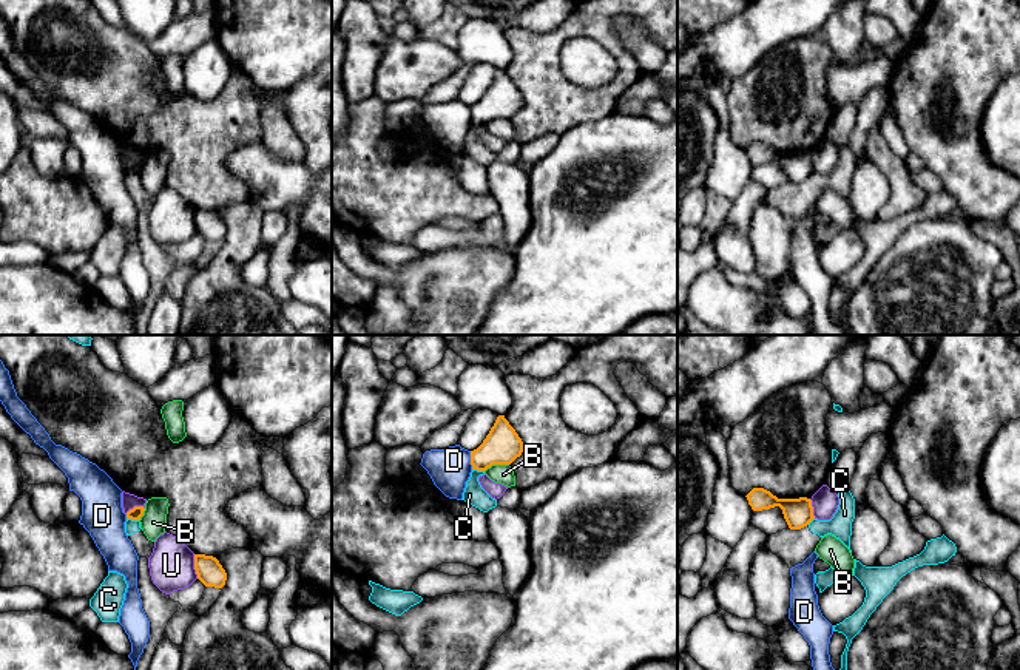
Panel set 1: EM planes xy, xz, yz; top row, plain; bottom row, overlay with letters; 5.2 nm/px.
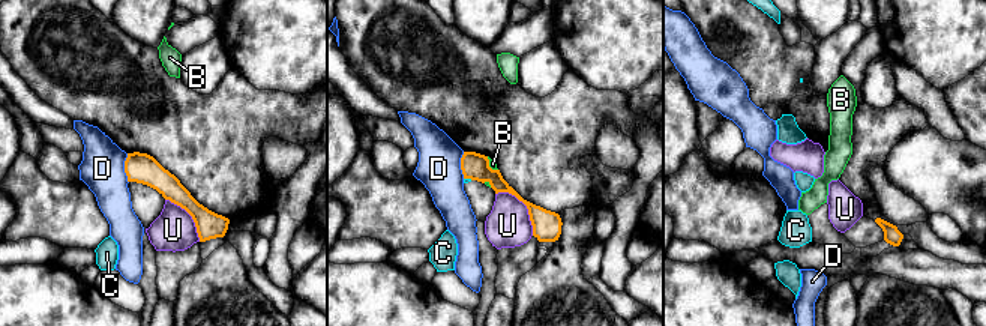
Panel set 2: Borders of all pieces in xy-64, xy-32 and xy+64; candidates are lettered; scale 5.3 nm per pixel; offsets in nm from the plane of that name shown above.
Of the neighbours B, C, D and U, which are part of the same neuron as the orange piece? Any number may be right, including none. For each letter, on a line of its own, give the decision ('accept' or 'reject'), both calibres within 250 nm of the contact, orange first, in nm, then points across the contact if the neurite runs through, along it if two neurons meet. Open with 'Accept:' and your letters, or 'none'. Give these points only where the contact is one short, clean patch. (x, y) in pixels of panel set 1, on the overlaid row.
Accept: U
B: reject; calibres 190 and 100 nm
C: reject; calibres 70 and 70 nm; border xy (127, 517), (138, 521)
D: reject; calibres 190 and 220 nm; border xz (469, 451), (472, 468)
U: accept; calibres 140 and 240 nm

